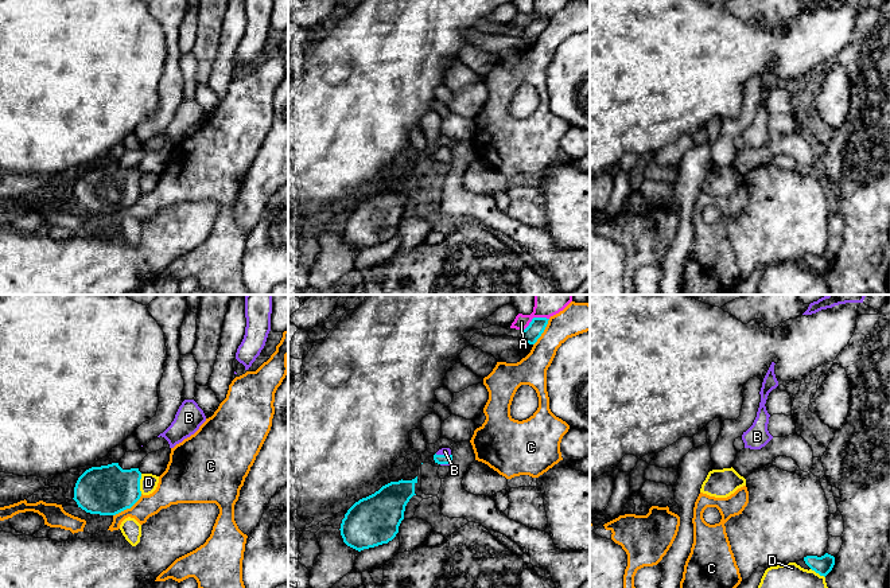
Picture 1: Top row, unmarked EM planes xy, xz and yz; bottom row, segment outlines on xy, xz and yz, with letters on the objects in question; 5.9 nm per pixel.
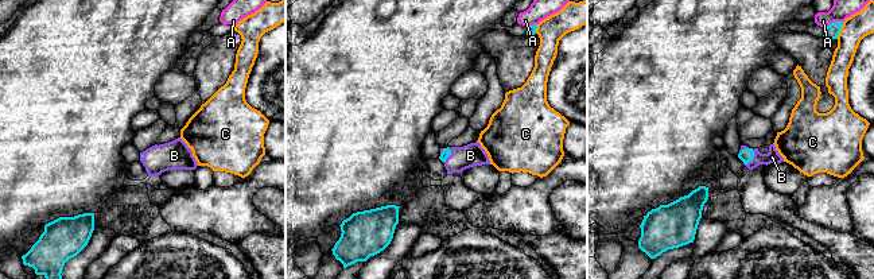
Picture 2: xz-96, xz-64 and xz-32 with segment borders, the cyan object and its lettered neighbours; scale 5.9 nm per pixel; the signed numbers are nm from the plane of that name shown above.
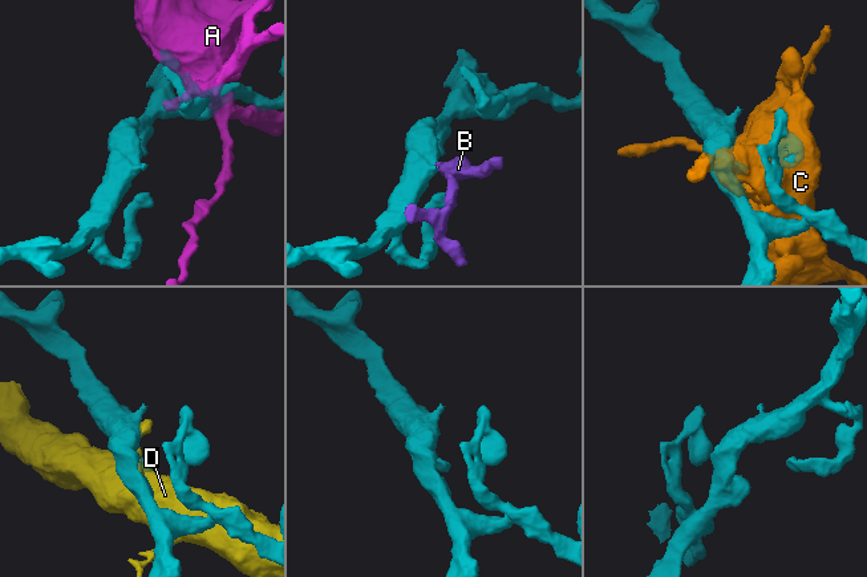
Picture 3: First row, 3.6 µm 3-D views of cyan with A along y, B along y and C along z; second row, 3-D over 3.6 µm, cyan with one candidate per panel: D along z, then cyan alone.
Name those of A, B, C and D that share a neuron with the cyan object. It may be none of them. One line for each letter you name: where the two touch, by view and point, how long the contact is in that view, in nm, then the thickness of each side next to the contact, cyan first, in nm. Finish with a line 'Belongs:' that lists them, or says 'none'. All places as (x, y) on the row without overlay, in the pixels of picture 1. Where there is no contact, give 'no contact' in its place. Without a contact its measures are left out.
B: xz (443, 154) | 100 nm | 60/50 nm
Belongs: B

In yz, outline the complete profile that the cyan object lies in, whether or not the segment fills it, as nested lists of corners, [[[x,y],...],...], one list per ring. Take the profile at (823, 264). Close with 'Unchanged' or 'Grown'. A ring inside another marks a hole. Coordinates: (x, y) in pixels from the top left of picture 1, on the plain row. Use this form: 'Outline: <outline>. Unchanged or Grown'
Outline: [[[828,252],[821,256],[807,254],[804,256],[804,260],[812,269],[824,276],[832,269],[835,264],[835,256]]]. Unchanged

